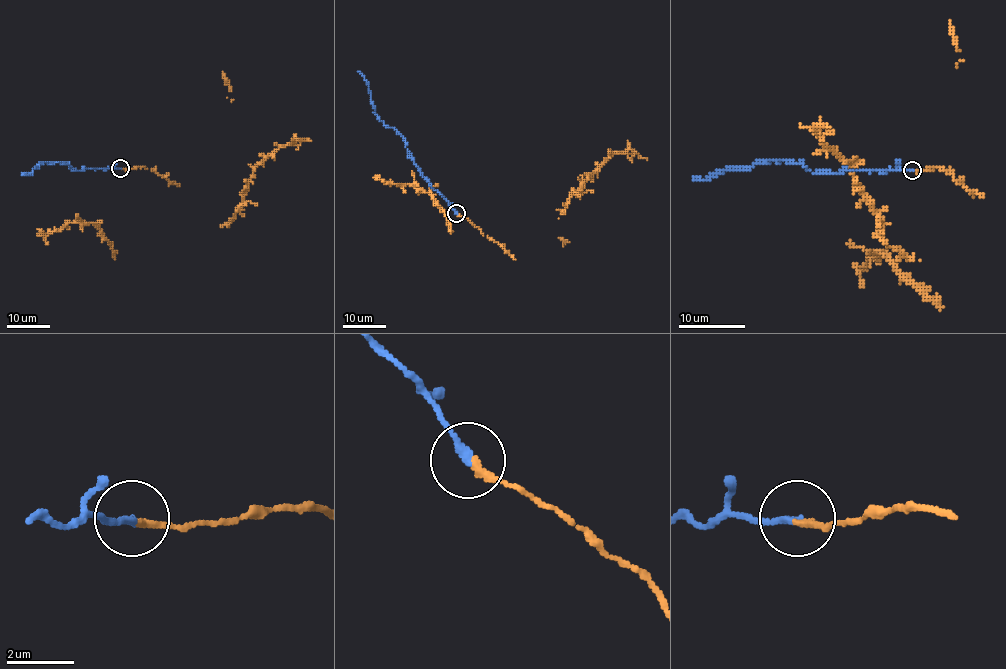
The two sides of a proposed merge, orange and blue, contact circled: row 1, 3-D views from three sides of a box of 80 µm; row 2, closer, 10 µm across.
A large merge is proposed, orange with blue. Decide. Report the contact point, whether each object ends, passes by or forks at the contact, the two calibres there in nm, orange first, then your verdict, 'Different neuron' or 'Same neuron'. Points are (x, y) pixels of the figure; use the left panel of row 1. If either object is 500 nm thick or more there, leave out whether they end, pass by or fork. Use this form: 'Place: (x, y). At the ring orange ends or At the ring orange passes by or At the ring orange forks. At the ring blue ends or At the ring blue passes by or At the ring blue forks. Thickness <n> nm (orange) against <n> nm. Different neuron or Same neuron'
Place: (120, 168). At the ring orange ends. At the ring blue ends. Thickness 200 nm (orange) against 240 nm. Same neuron

